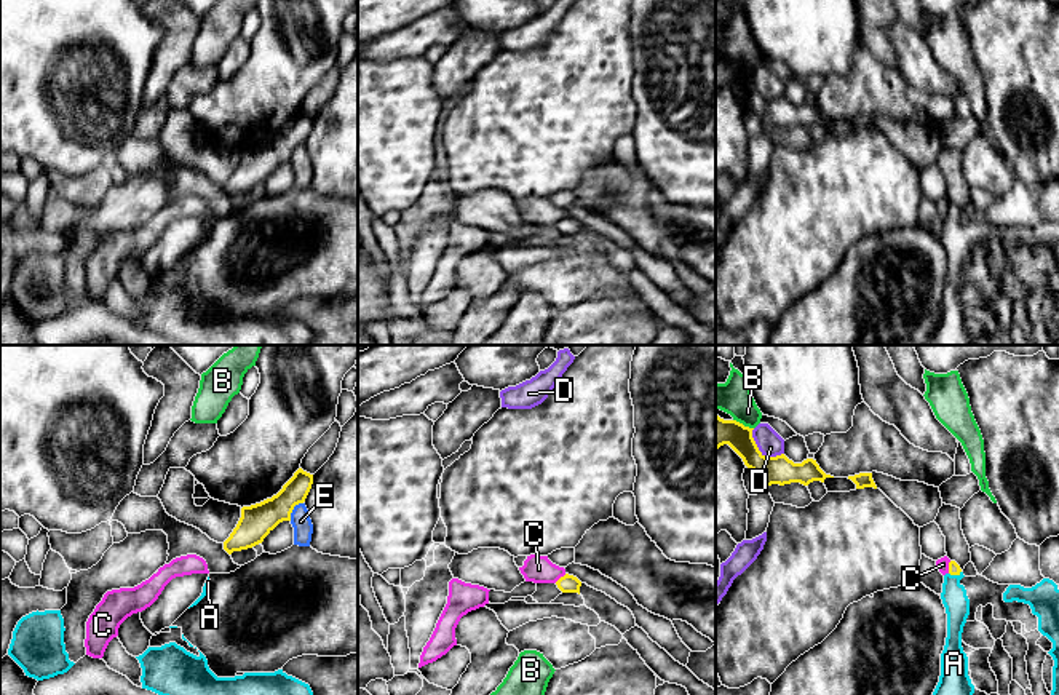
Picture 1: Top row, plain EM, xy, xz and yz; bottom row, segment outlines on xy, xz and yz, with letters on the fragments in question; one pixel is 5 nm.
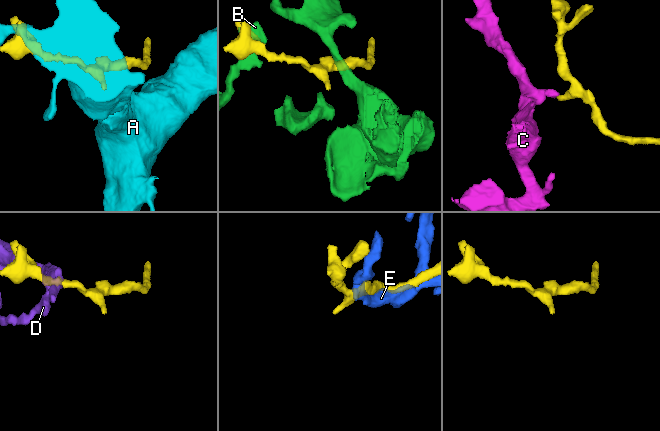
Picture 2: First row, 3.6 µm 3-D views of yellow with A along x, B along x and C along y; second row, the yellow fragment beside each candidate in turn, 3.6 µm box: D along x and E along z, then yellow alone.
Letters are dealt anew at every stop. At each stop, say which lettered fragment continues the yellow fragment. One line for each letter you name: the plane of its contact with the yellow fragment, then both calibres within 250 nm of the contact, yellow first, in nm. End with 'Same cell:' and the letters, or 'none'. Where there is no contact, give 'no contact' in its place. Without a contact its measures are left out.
A: yz | 60/130 nm
Same cell: A

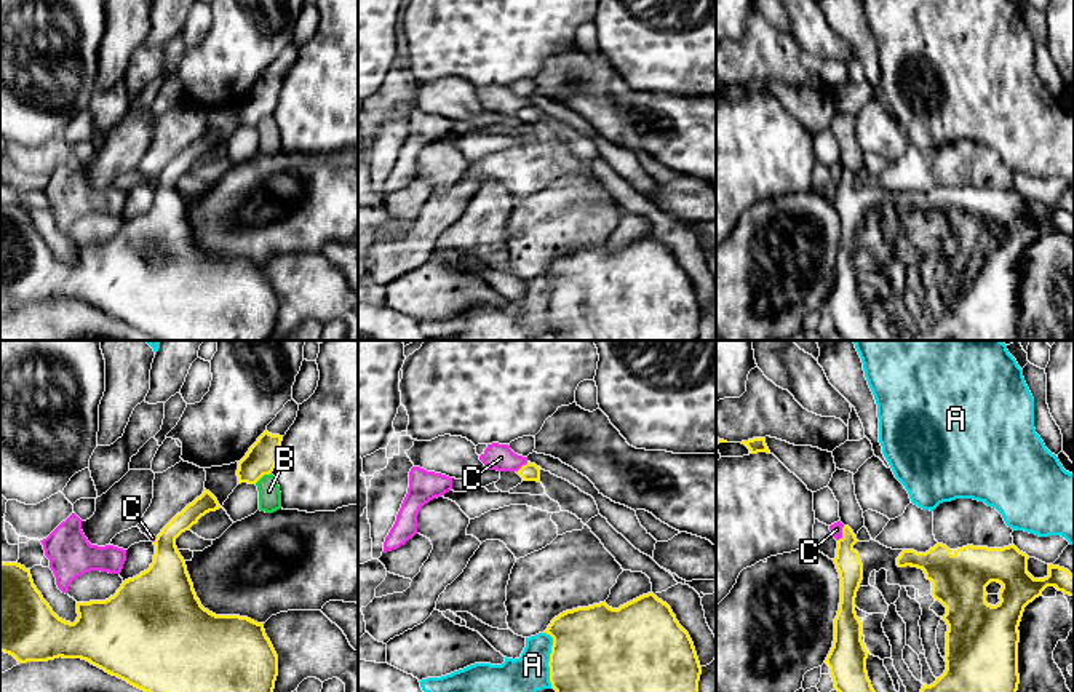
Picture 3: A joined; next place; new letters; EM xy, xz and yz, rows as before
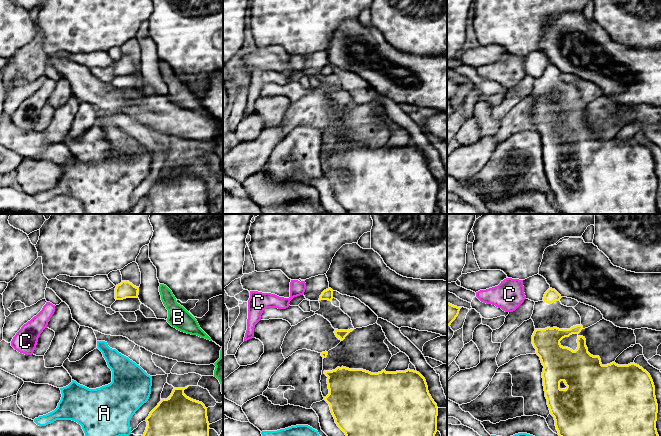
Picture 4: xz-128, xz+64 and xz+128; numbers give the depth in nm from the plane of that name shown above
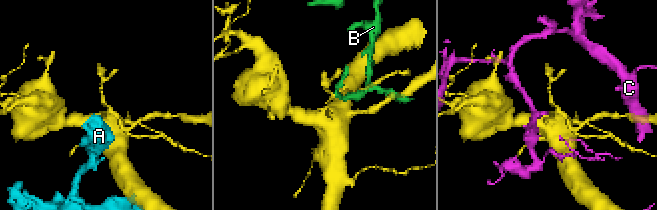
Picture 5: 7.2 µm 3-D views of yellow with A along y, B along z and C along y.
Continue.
Same cell: none

